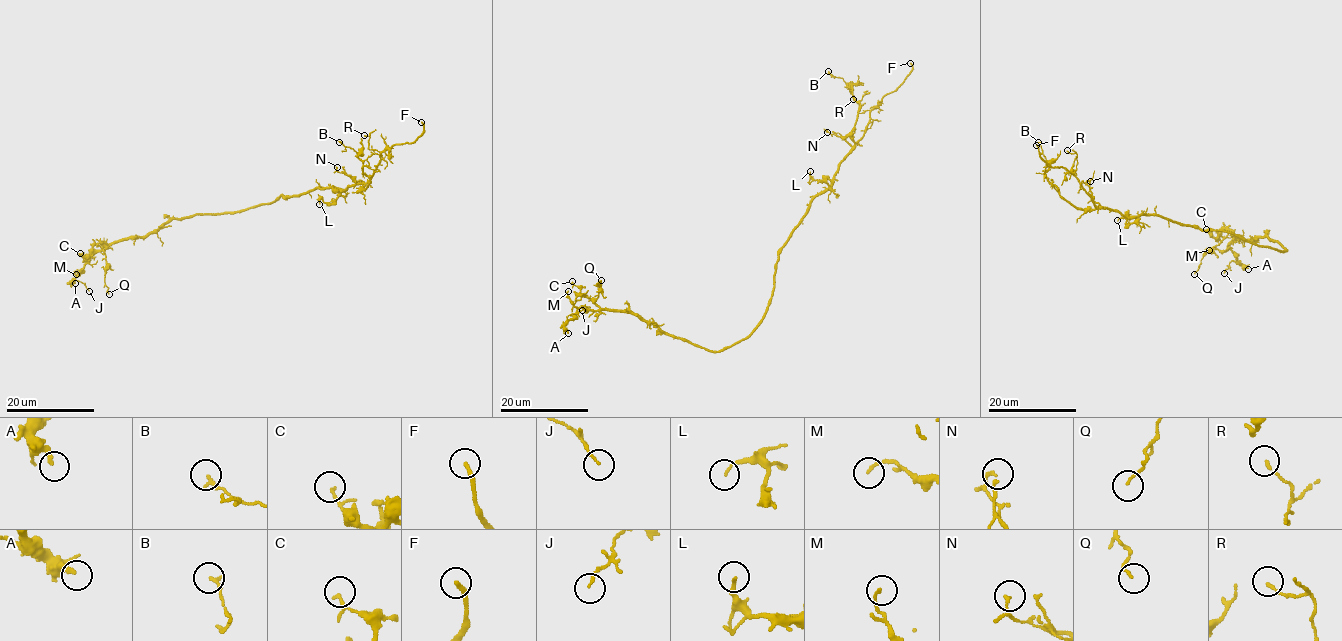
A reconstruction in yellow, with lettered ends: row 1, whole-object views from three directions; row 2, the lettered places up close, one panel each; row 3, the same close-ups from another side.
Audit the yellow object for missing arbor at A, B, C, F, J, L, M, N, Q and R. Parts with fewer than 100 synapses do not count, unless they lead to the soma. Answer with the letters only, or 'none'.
F

